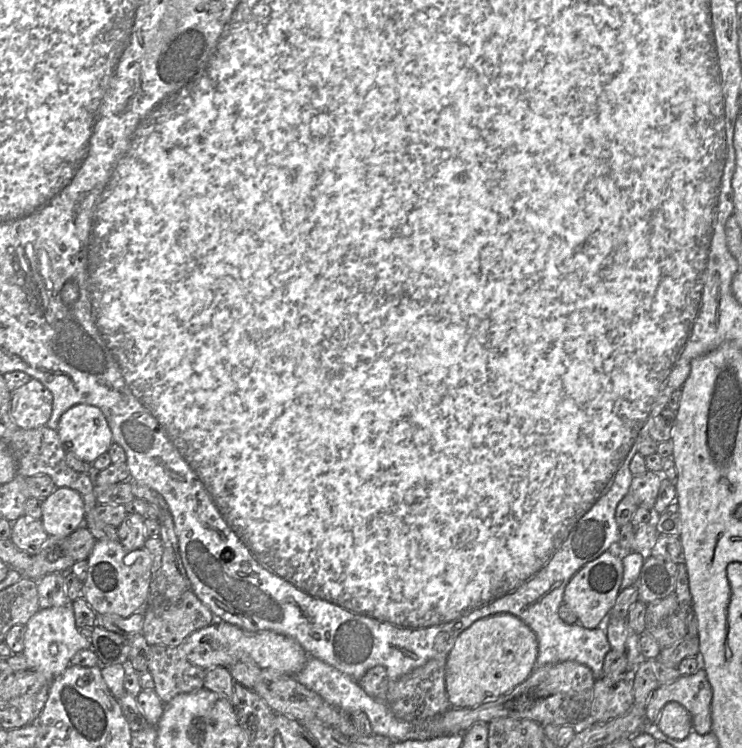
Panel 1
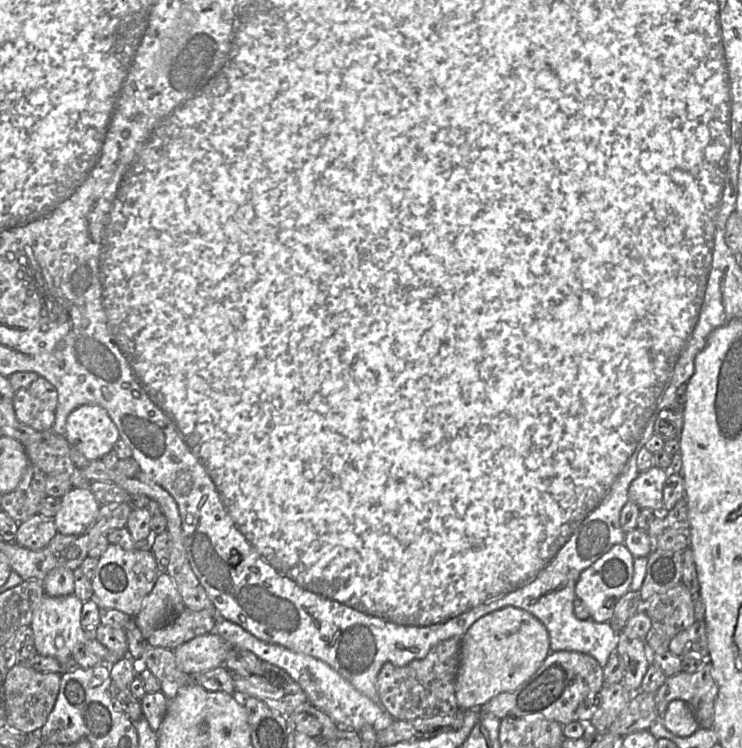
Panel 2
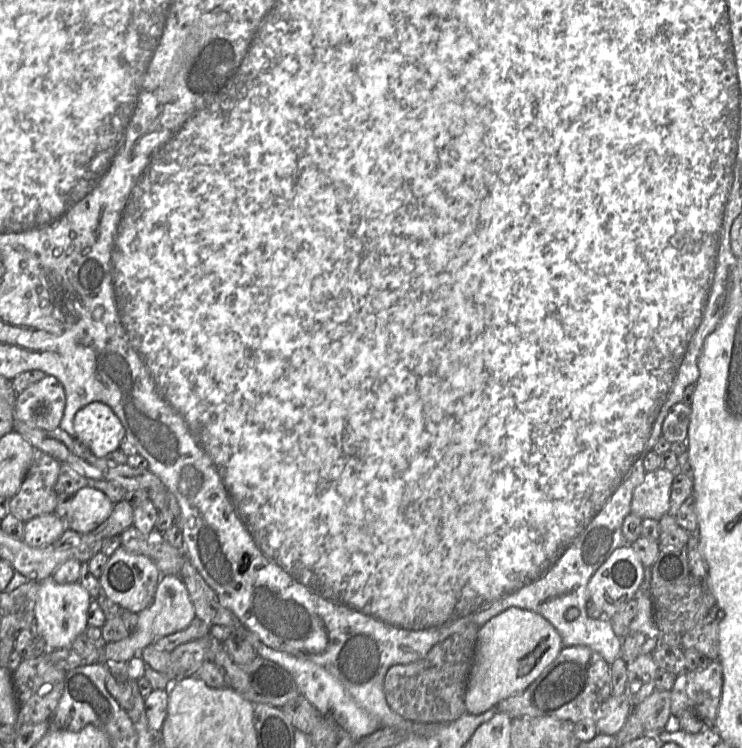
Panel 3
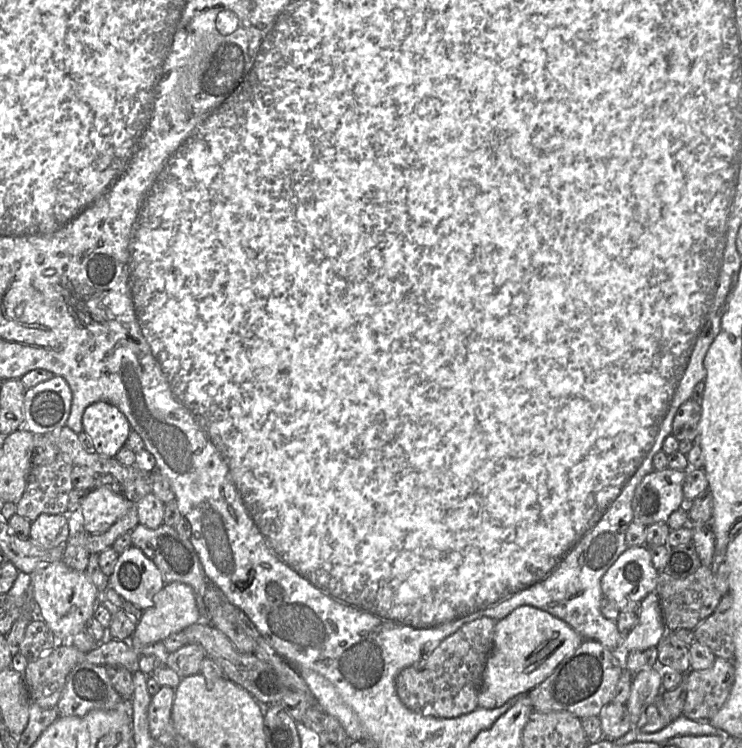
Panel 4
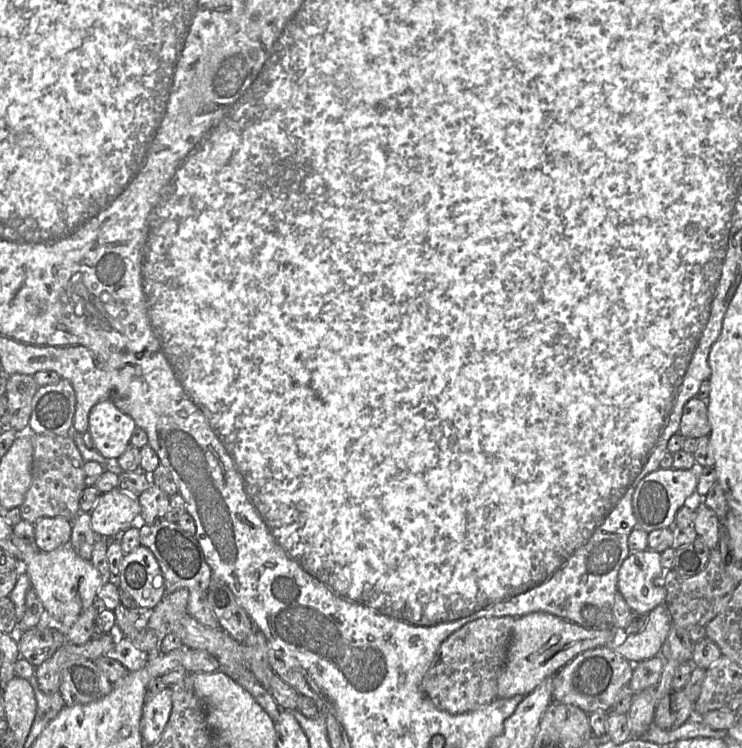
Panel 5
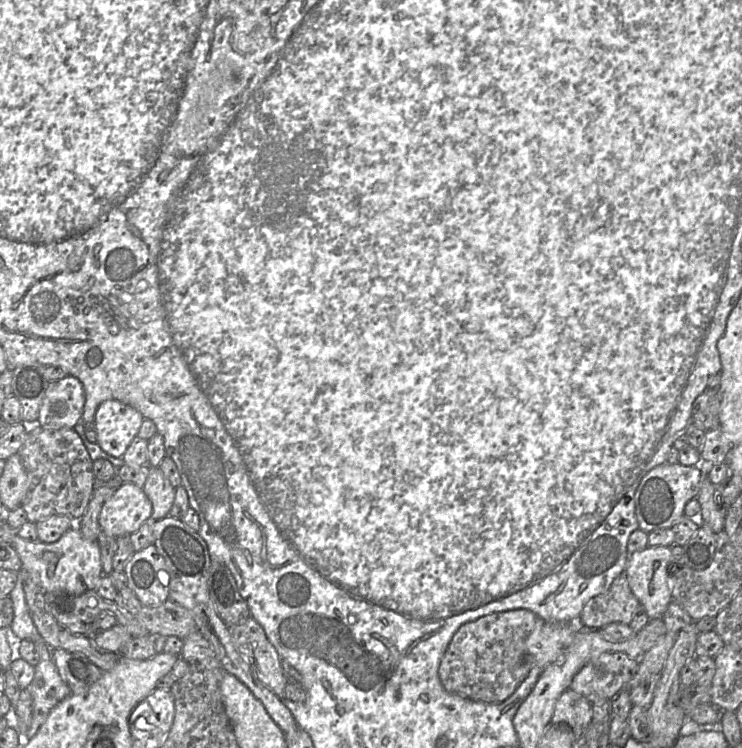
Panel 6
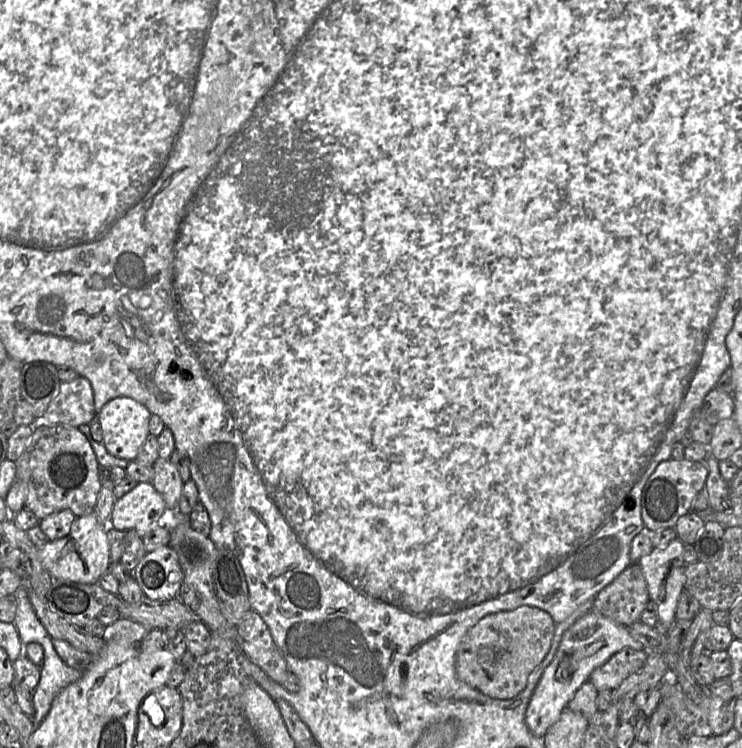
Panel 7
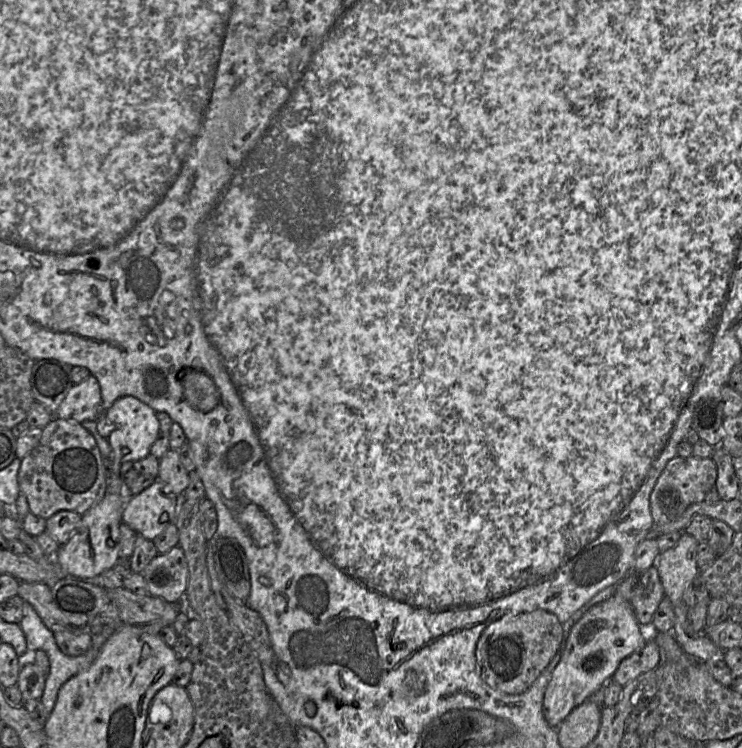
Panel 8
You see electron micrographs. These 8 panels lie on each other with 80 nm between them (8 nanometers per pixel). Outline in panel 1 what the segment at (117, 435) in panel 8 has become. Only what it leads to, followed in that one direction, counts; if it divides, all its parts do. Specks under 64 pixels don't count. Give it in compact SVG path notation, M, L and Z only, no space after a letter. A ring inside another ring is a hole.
M76 404L64 412L57 428L66 450L92 463L107 453L113 436L103 412L94 405Z

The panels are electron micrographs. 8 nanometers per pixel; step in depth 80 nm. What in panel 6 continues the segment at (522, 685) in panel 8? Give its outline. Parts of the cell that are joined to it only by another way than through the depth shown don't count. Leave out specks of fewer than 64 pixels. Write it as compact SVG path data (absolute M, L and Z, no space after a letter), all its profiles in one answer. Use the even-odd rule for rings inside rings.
M526 609L496 612L463 624L443 654L438 675L450 693L480 702L502 702L526 679L531 668L525 642L538 616Z

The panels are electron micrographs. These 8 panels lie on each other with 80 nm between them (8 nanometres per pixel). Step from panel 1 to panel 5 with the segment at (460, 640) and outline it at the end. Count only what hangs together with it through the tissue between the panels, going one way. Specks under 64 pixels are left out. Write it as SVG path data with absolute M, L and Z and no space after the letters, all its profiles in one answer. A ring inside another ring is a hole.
M531 612L515 618L506 662L497 679L497 698L527 695L579 653L611 645L619 636L622 634L614 629L588 628L546 612Z

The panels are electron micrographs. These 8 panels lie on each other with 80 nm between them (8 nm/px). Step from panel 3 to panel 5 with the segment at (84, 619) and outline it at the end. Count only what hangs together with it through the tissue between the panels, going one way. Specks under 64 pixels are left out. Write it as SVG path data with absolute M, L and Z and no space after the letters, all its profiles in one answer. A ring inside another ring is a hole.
M69 543L50 552L38 551L20 568L29 576L46 613L65 626L71 626L93 604L103 583L91 561L81 558Z

